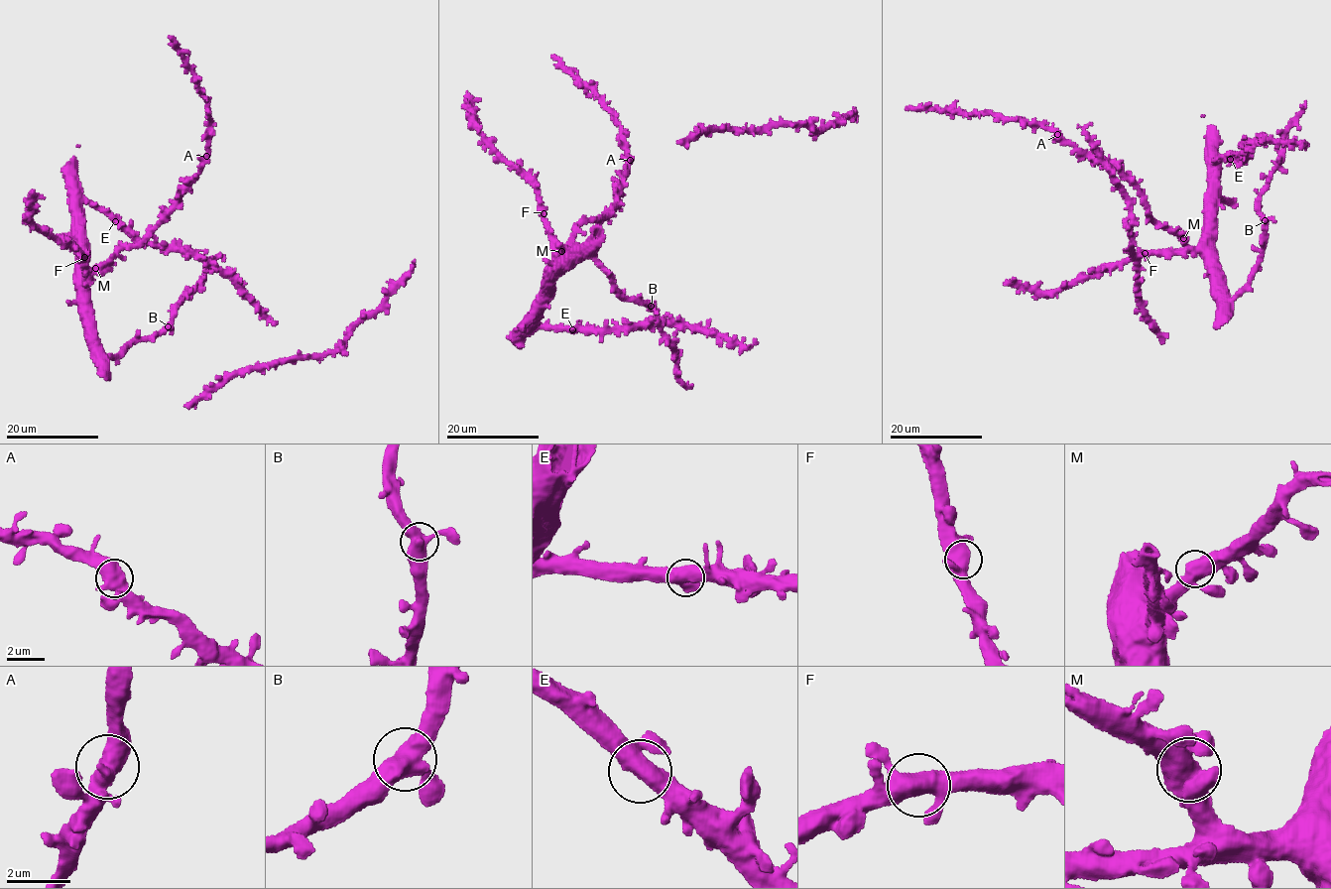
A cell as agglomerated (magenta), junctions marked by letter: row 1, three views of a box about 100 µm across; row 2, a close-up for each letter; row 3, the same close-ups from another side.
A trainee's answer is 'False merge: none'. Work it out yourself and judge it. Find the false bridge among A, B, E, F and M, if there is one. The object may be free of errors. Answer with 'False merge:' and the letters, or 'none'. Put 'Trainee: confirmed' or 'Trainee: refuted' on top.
Trainee: confirmed
False merge: none

